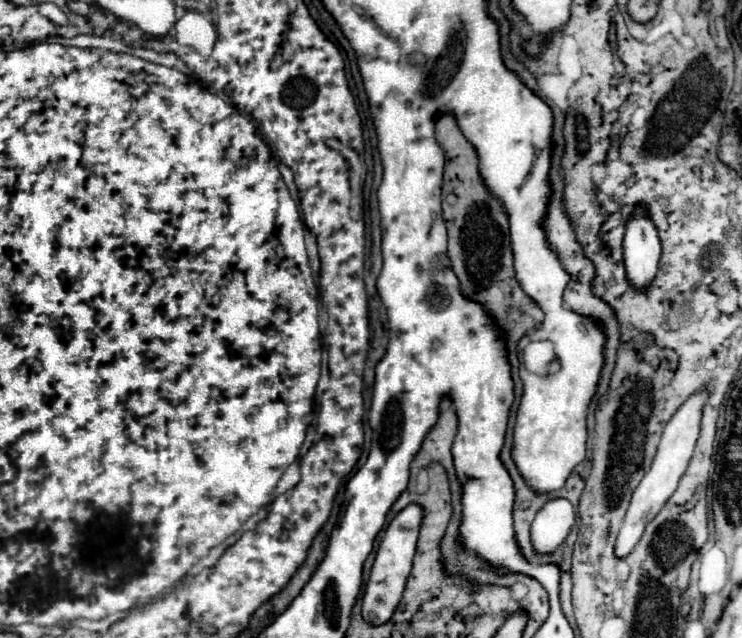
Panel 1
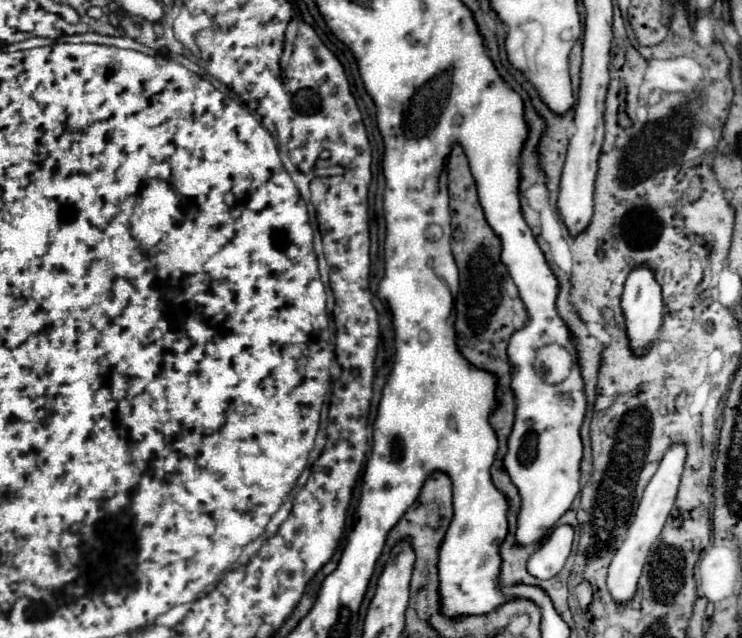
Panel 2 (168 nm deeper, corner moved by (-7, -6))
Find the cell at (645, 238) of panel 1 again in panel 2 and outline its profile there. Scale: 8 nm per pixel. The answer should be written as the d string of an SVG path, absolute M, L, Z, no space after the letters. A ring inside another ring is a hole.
M642 264L630 270L626 284L624 284L624 292L622 292L622 310L624 310L626 332L632 342L632 348L636 352L642 352L648 346L648 342L652 342L658 336L658 330L662 326L662 314L664 314L662 286L658 284L650 266Z

